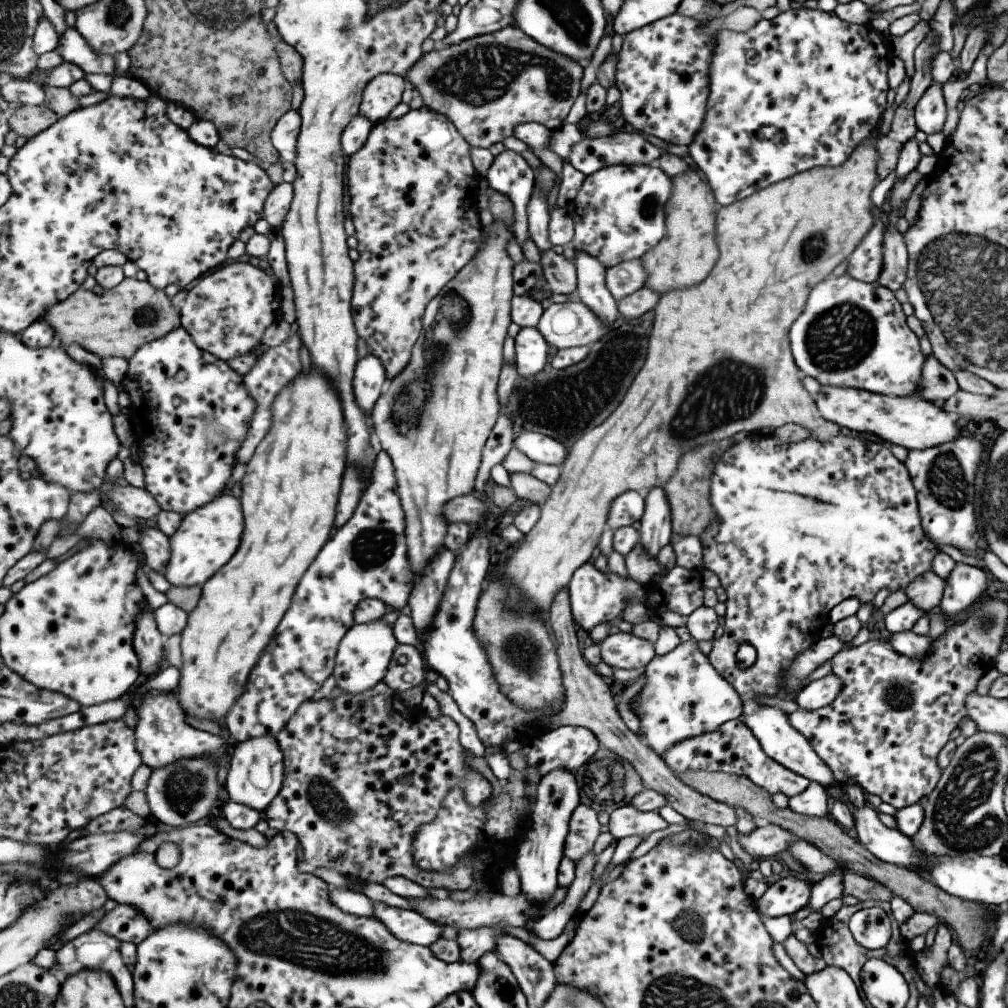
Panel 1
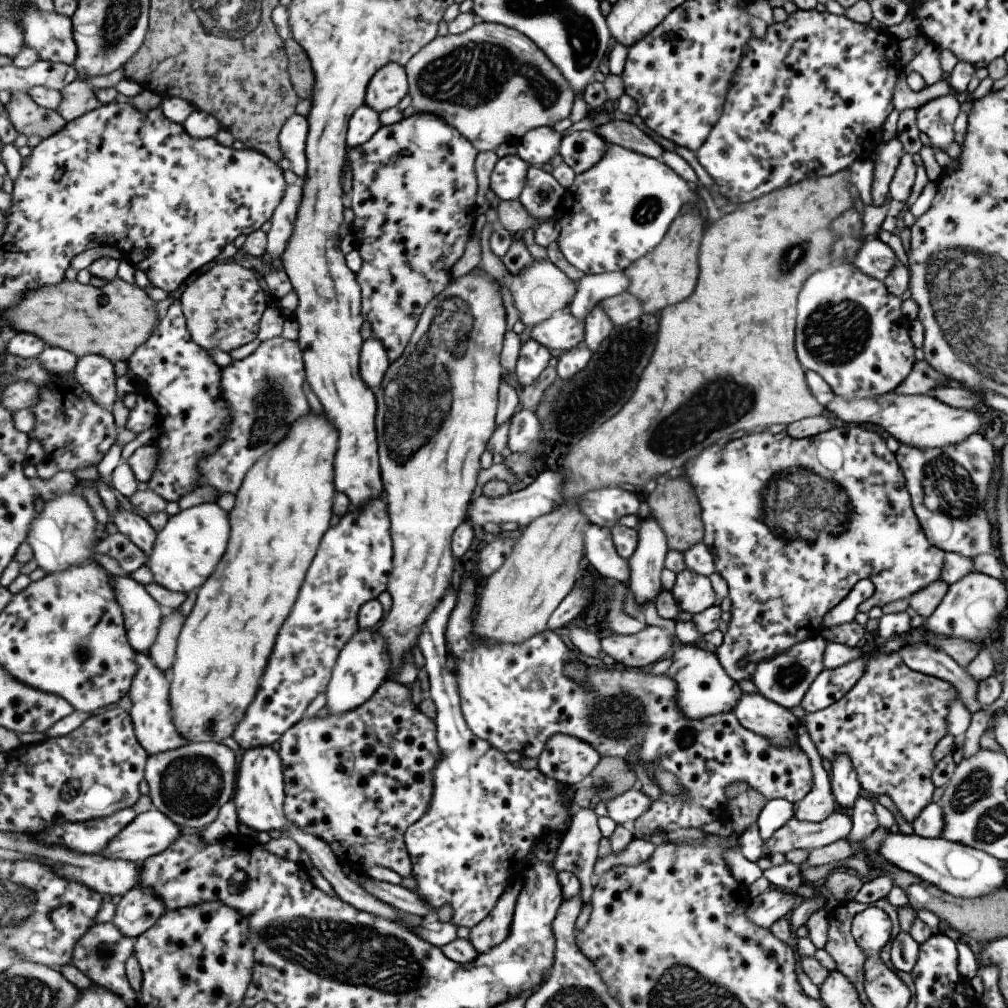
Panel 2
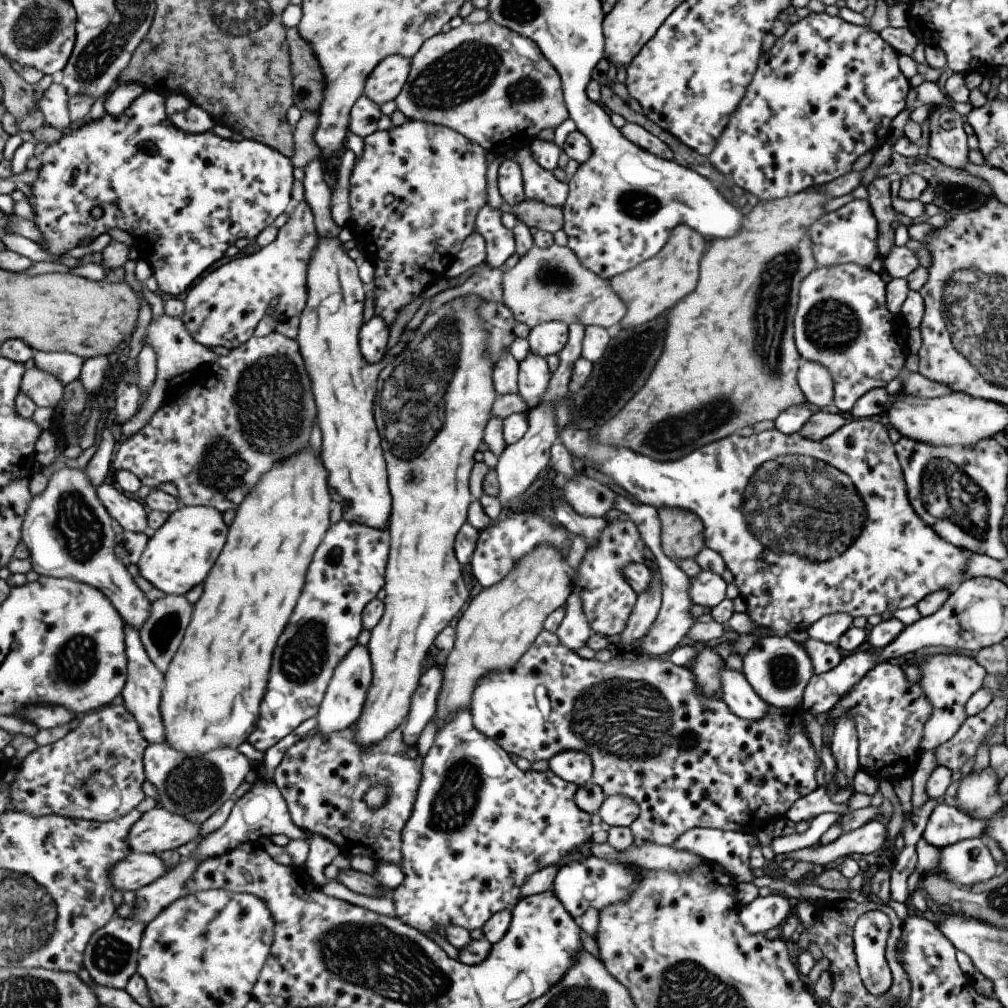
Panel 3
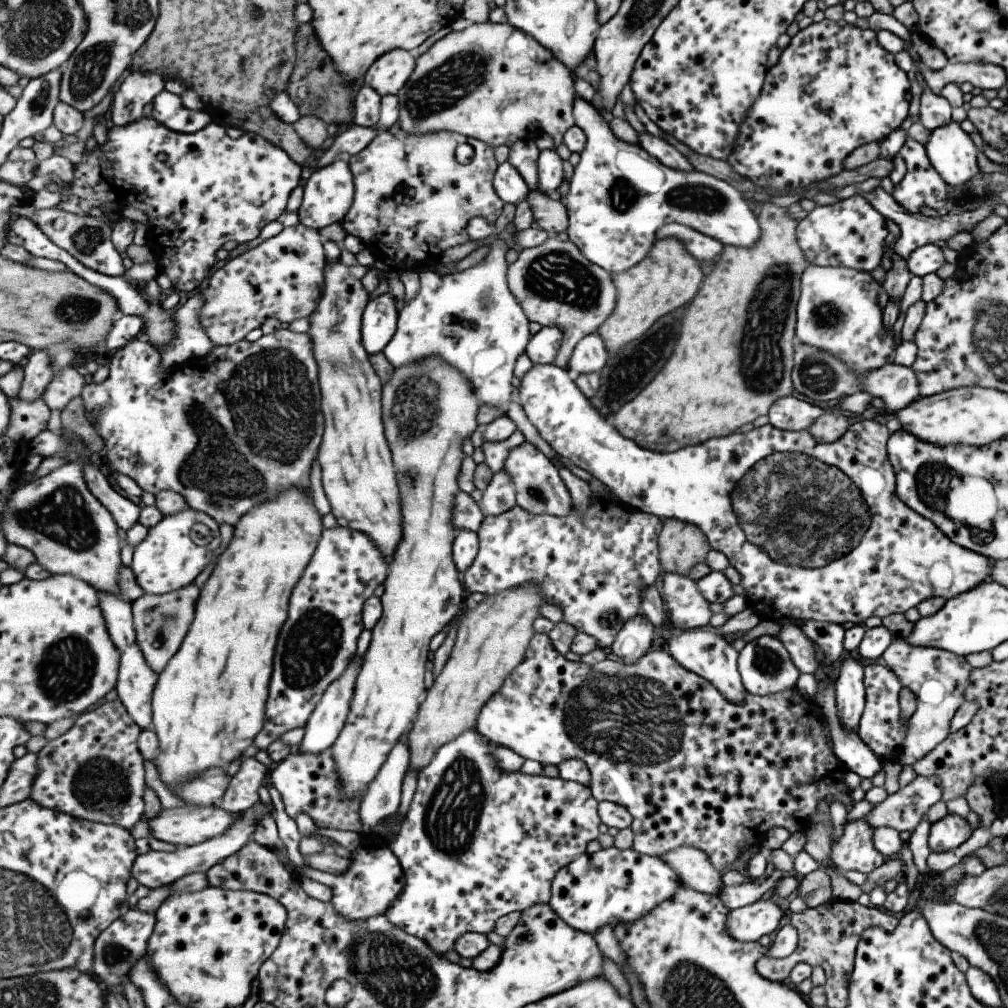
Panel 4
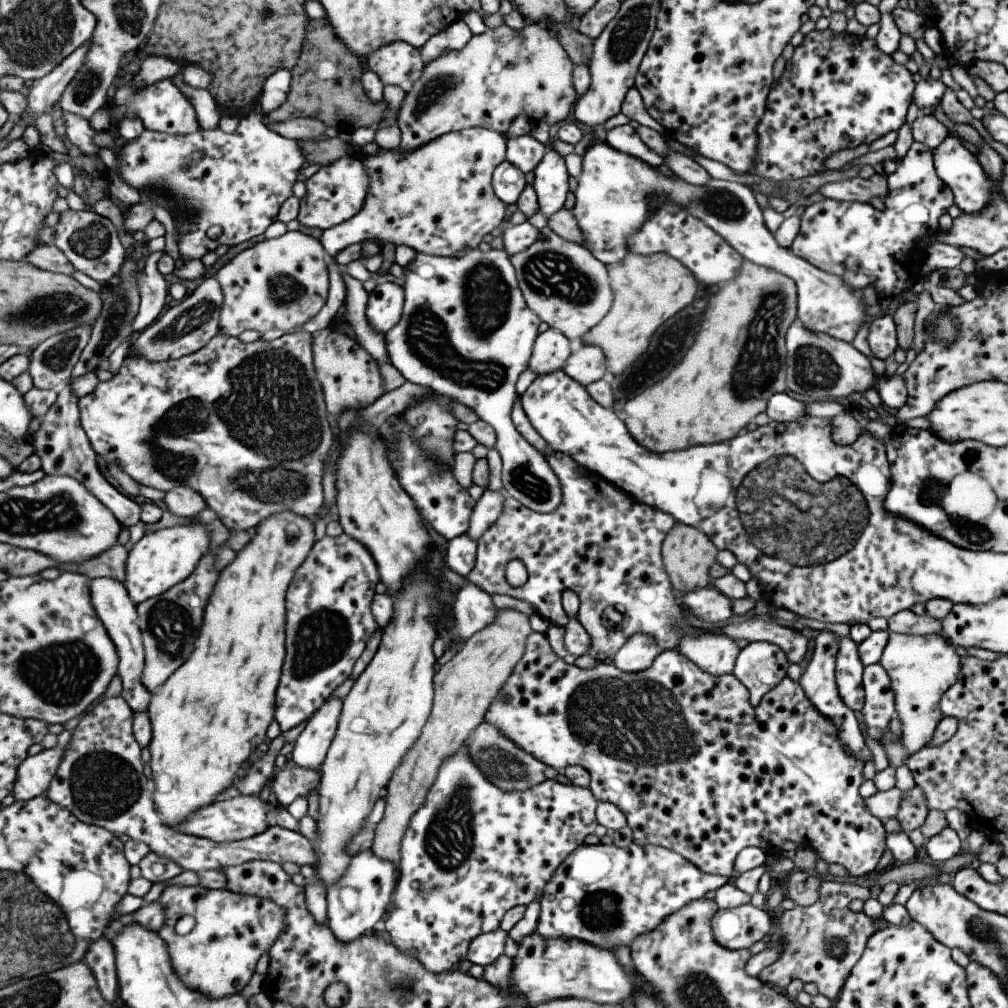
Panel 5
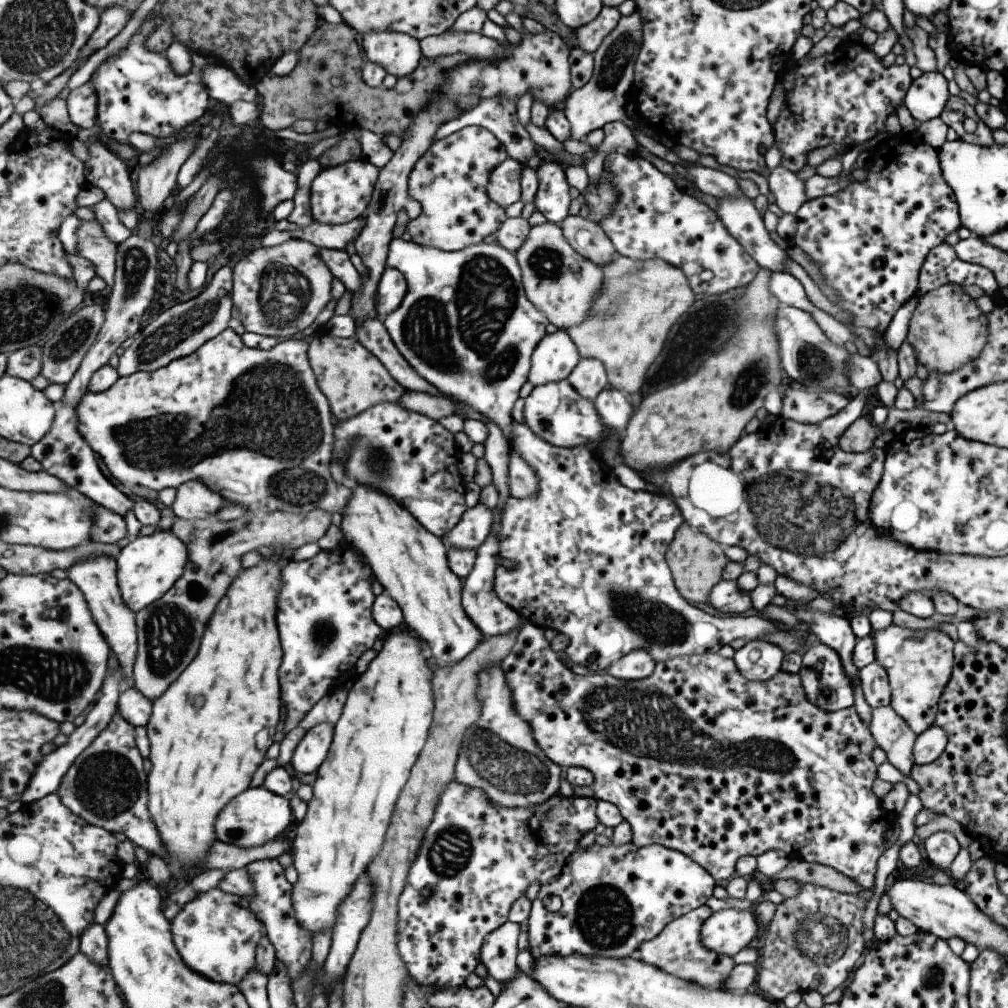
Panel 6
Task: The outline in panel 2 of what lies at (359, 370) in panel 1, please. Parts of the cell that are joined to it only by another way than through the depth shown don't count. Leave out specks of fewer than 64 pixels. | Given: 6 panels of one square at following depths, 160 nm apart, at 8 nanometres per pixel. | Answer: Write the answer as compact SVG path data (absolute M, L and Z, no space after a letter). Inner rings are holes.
M369 338L362 346L361 372L367 386L381 386L383 378L389 370L390 358L386 346L377 339Z

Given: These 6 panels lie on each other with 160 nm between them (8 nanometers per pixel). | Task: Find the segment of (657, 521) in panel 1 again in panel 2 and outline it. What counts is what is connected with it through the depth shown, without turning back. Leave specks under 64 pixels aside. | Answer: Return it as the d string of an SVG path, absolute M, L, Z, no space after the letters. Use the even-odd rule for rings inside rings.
M644 514L640 529L640 541L634 556L628 560L632 577L630 578L630 588L635 593L638 603L645 609L644 604L649 600L655 601L662 586L660 584L660 570L664 568L664 556L668 551L666 536L659 523L650 515Z

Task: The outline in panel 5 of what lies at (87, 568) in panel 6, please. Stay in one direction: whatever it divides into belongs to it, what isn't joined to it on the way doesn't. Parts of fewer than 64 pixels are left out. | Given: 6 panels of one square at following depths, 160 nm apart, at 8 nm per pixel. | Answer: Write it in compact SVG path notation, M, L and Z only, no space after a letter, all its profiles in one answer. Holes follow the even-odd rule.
M99 577L90 582L92 602L98 617L103 621L111 640L118 647L120 665L118 675L122 682L123 698L131 705L135 713L147 713L152 699L152 692L143 684L143 673L146 669L146 648L142 628L138 625L136 602L130 598L127 587L117 579Z

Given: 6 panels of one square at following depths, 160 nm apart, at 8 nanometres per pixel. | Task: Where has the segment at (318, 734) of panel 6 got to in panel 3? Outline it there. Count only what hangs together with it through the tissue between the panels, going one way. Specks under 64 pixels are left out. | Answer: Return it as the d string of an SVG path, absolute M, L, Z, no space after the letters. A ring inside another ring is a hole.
M357 645L351 649L335 669L326 696L323 699L317 716L317 726L321 734L328 735L335 731L355 725L360 719L368 697L369 689L374 681L374 668L368 645Z

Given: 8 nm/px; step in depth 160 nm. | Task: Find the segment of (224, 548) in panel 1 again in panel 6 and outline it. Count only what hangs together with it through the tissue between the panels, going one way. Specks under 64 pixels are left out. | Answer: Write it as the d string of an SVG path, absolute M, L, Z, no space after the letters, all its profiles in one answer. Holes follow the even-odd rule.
M169 530L169 532L156 532L149 536L137 536L116 557L116 562L118 563L118 584L123 600L129 610L139 614L166 597L169 590L174 589L179 578L183 577L187 562L190 562L190 551L187 550L187 544Z

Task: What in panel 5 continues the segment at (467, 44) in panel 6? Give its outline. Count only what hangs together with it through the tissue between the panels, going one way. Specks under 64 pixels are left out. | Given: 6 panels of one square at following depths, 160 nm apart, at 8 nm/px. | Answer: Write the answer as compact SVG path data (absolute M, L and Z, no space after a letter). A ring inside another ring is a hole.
M463 21L455 22L448 29L435 35L427 44L421 48L423 62L429 64L446 50L461 50L472 38L471 28Z

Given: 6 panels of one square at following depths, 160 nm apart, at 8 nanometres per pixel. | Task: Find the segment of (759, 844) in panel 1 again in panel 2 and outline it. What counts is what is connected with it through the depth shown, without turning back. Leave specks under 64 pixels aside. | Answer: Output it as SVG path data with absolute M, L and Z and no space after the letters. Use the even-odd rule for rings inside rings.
M839 810L833 811L818 823L797 820L791 817L764 840L766 855L785 854L790 850L810 851L831 844L839 839L847 839L851 828L850 816Z

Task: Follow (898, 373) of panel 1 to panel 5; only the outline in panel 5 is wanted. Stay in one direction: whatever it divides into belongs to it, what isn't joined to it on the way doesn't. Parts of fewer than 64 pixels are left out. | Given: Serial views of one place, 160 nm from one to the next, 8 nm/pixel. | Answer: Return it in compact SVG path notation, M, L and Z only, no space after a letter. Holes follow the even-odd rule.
M598 137L589 147L587 154L583 157L583 168L578 176L578 183L574 196L576 201L572 213L578 220L584 236L584 245L607 266L618 265L630 253L630 240L635 233L638 233L652 215L652 210L657 209L662 201L668 199L697 217L708 227L713 229L735 252L738 252L743 259L754 262L759 266L776 270L791 278L796 284L796 320L808 331L823 333L835 340L840 340L851 344L851 340L859 326L864 320L863 302L861 301L862 291L850 289L843 279L834 274L822 271L813 266L810 262L796 257L775 242L774 236L767 230L761 217L761 209L753 199L753 193L746 185L738 182L714 179L709 177L703 184L691 185L680 178L671 178L663 175L653 168L647 161L631 156L626 152L621 152L613 146L609 146L606 141Z

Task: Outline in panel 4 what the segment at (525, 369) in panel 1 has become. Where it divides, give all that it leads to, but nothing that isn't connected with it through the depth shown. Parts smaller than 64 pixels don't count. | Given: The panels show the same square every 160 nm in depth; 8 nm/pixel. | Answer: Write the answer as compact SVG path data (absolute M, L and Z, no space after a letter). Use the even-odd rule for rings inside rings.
M537 364L522 378L522 384L517 391L517 399L523 406L527 417L537 428L540 436L557 452L563 459L574 463L576 466L593 474L623 503L629 503L636 510L653 514L656 518L665 521L667 519L678 519L680 522L687 522L701 528L701 532L709 540L710 547L721 552L728 561L729 567L733 567L741 577L741 588L745 590L745 597L748 602L753 599L767 606L778 620L803 624L809 620L827 622L842 625L851 622L853 625L864 625L870 617L882 619L891 614L903 614L919 602L929 598L938 597L945 601L981 586L983 582L989 581L991 574L991 562L993 559L966 550L947 539L929 520L922 518L919 514L910 510L905 504L895 498L895 474L887 460L886 443L889 439L889 432L884 424L875 420L861 420L851 424L841 435L841 438L831 443L818 442L806 429L788 432L778 430L765 424L760 428L753 428L747 434L729 434L725 438L715 438L711 442L703 442L699 446L687 446L683 450L674 452L659 453L639 446L633 440L627 439L625 435L614 426L611 419L601 414L591 400L579 388L575 382L575 375L568 369L557 366L557 364Z

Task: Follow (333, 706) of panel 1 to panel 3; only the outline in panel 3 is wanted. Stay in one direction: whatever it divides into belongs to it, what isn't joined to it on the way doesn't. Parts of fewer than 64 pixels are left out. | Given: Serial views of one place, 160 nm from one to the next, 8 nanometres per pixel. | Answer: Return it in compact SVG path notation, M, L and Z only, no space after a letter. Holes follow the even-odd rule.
M356 726L323 735L319 730L308 733L286 750L281 762L275 768L273 780L287 799L292 819L306 831L323 835L340 848L340 854L347 858L355 855L373 856L378 862L401 866L403 860L402 836L405 825L413 816L417 795L422 786L424 758L417 745L406 744L403 726L395 729L386 740L371 745L365 750L356 741ZM376 786L388 787L388 799L380 809L369 808L364 794Z

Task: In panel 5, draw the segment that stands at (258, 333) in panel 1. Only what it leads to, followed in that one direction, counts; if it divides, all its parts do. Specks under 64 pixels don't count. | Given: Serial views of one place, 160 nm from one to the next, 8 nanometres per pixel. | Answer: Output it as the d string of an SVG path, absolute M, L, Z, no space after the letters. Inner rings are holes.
M287 231L283 236L264 239L253 247L241 251L215 274L224 292L220 332L237 337L245 330L263 333L271 328L279 328L285 333L290 333L301 329L307 321L317 317L327 304L329 273L329 254L323 243L305 232Z

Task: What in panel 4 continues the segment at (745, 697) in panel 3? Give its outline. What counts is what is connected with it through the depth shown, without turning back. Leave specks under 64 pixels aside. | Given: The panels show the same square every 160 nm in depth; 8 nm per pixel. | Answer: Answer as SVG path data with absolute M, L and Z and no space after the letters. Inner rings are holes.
M651 586L643 594L643 612L651 620L653 628L661 629L661 634L666 641L665 649L679 664L686 668L687 671L697 674L700 678L706 679L707 682L713 683L714 688L727 698L729 702L741 702L745 698L745 690L741 686L739 674L737 672L736 659L738 653L733 650L731 644L727 643L723 636L719 636L709 630L700 630L700 628L681 630L673 628L667 622L665 608L657 592L657 588Z

